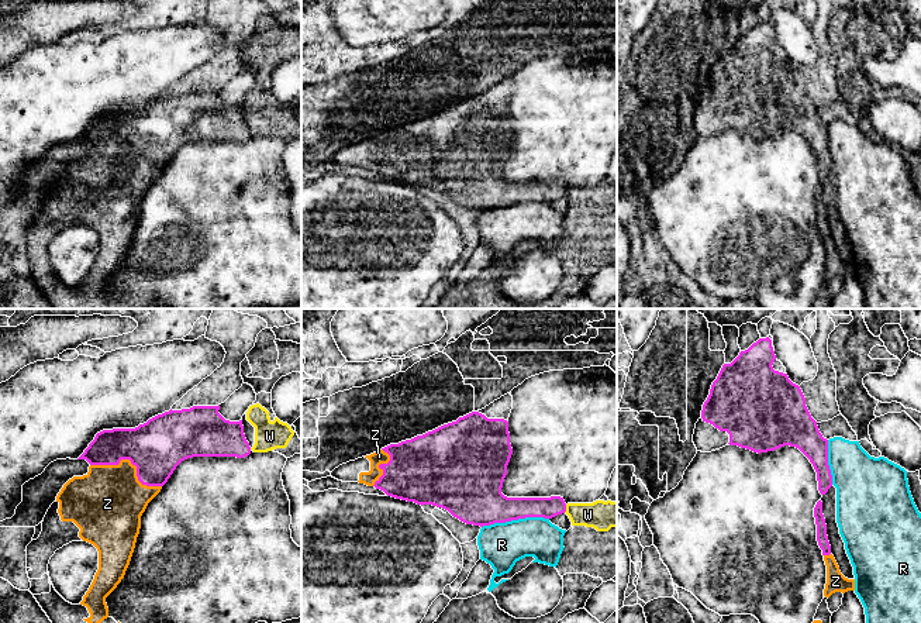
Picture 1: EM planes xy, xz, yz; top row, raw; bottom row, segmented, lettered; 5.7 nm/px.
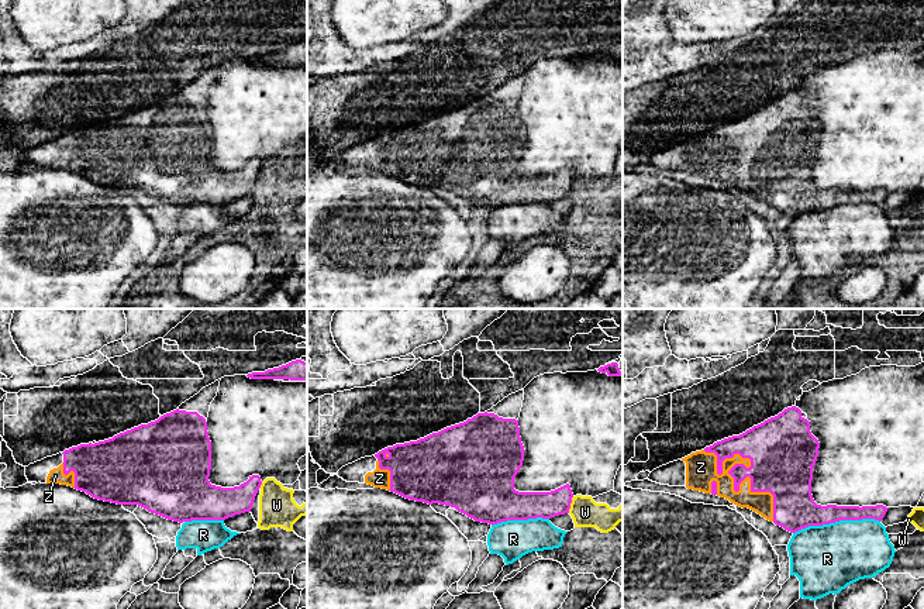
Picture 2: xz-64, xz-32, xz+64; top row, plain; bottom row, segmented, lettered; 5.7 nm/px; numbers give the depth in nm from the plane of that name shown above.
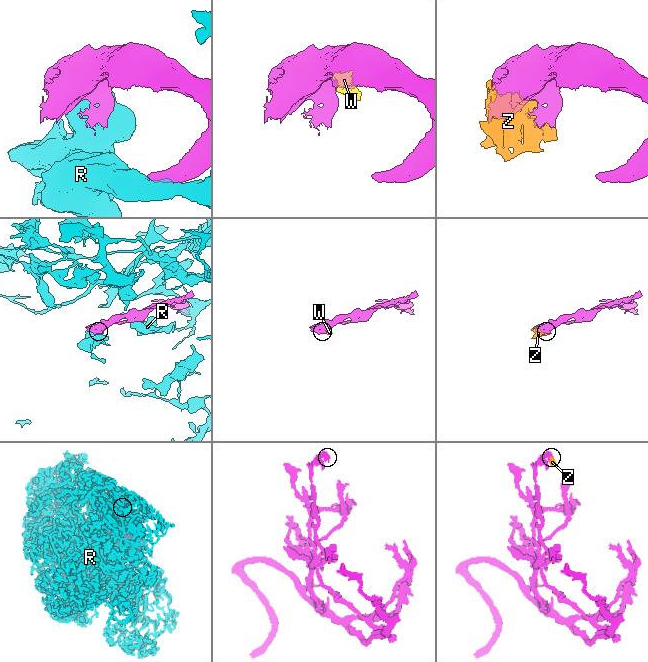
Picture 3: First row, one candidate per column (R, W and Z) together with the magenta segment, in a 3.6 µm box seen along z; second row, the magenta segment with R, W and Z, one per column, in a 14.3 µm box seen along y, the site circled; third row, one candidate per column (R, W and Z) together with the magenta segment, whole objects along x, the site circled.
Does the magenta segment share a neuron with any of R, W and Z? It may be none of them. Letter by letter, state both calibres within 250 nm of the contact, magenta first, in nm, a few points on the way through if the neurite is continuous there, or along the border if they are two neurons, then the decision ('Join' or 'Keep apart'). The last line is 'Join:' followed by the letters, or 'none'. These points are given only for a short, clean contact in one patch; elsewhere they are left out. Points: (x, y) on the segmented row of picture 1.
R: Thickness 300 nm (magenta) against 260 nm. Keep apart
W: Thickness 120 nm (magenta) against 170 nm. Boundary: xz (566, 505), (564, 512). Keep apart
Z: Thickness 320 nm (magenta) against 400 nm. Join
Join: Z

